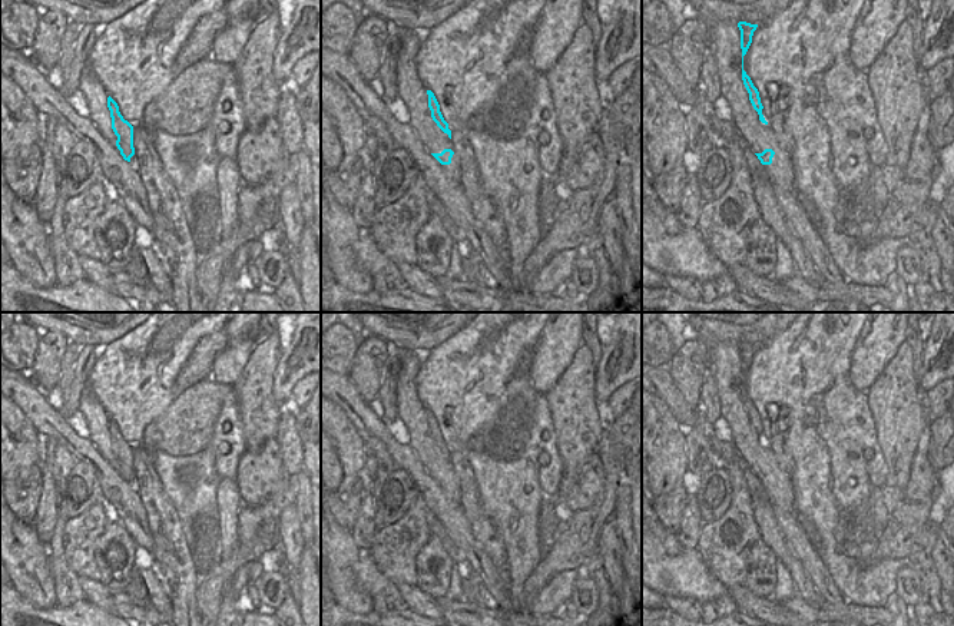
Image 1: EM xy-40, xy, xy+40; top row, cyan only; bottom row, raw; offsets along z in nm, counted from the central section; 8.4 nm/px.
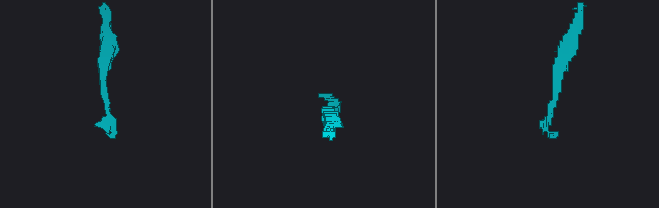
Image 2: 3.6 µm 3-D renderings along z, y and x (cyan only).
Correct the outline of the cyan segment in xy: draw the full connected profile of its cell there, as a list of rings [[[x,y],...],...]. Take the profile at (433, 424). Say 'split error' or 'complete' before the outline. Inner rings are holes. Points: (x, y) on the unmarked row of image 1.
complete; [[[427,411],[428,415],[428,428],[431,431],[431,438],[437,444],[437,447],[448,456],[451,460],[451,451],[448,450],[448,444],[444,441],[441,433],[440,433],[440,425],[431,411]]]

